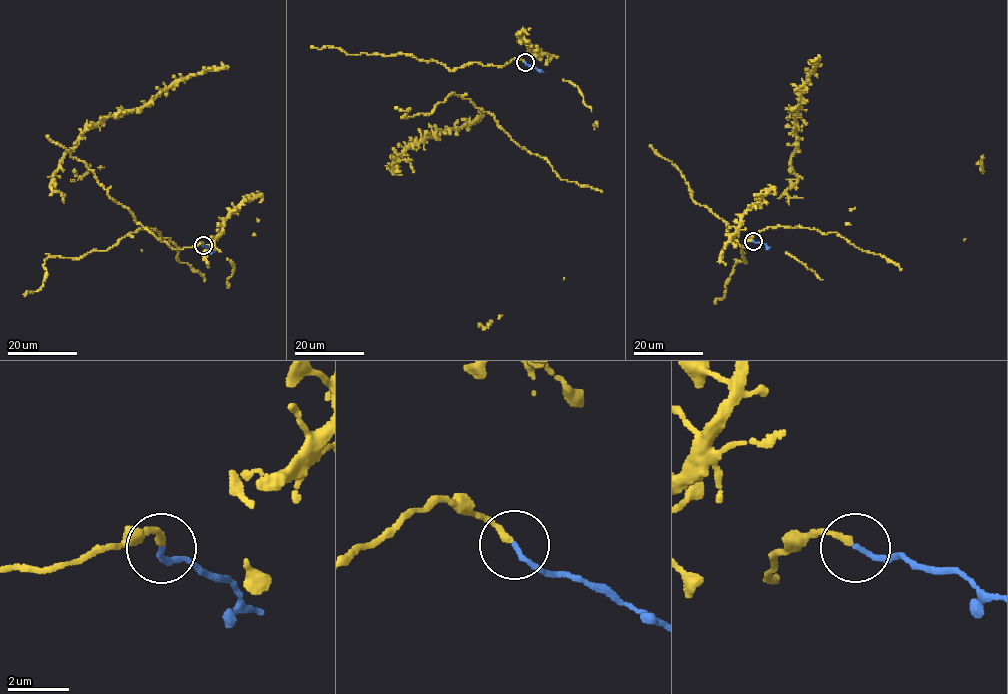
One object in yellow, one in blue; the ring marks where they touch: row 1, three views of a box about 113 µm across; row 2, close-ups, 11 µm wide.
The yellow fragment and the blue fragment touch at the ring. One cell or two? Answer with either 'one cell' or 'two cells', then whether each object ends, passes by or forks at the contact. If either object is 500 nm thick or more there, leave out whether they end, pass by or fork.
one cell; yellow ends there; blue ends there

